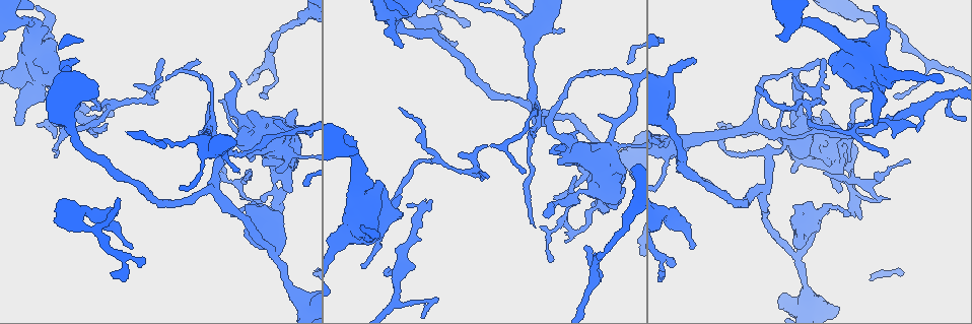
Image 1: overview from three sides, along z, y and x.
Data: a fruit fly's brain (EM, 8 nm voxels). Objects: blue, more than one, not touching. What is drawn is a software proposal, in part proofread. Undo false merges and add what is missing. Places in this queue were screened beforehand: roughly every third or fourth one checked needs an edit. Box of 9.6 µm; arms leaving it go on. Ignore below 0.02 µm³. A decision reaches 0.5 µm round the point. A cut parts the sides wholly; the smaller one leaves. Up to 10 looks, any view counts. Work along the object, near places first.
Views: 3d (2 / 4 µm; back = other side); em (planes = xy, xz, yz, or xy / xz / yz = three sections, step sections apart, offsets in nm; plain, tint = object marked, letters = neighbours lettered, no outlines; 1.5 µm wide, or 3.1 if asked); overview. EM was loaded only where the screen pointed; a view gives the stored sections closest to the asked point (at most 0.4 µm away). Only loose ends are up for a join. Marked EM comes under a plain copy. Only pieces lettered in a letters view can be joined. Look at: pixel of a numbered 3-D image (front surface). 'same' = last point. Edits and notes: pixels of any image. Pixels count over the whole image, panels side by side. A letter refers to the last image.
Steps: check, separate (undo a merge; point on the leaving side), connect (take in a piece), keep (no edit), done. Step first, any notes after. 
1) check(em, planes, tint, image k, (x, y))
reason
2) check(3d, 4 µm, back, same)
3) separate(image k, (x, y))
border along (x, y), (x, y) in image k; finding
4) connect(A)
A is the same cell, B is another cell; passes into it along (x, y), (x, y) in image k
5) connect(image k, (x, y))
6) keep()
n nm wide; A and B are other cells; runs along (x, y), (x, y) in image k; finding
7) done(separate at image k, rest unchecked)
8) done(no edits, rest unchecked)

check(em, xy, step 8, tint, image 1, (135, 84))
free end

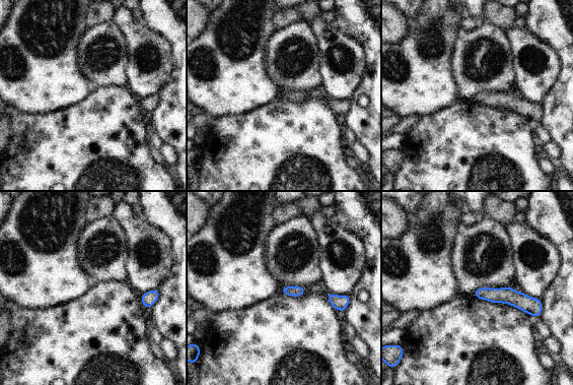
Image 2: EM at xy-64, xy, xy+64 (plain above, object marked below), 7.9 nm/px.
check(em, xz, step 4, letters, same)

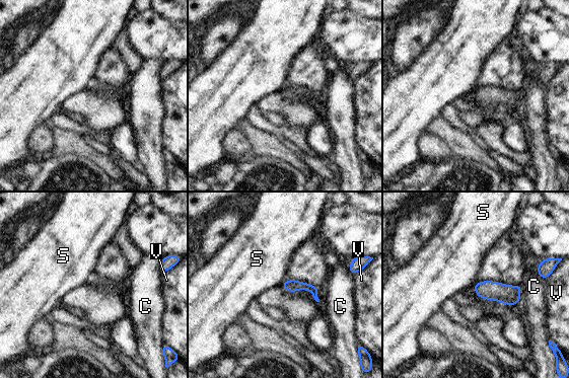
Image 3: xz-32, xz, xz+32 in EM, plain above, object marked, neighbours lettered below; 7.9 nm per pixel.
keep()
C touches over 170 nm; C, S and V are other cells; border along (285, 281), (279, 285) in image 3; none of them fits

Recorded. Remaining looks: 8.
check(em, planes, letters, image 1, (798, 137))
thin neck

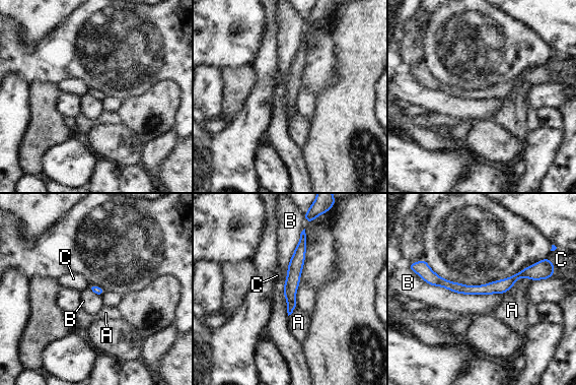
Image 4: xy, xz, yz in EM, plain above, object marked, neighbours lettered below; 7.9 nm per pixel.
keep()
A, B and C are other cells; border along (304, 228), (284, 282), (287, 315) in image 4; continuous, no second neuron

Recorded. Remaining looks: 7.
check(em, yz, step 4, letters, image 1, (131, 249))
an open end

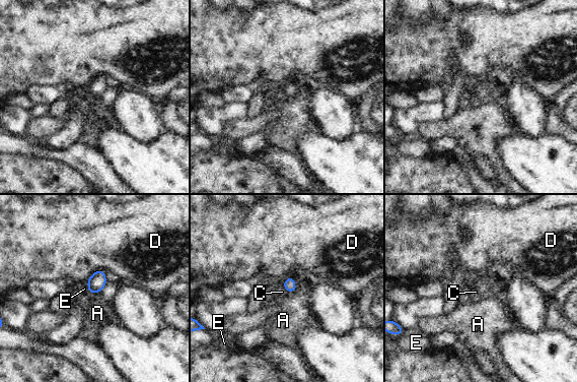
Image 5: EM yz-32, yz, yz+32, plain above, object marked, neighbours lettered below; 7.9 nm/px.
check(em, planes, letters, same)
cut it another way

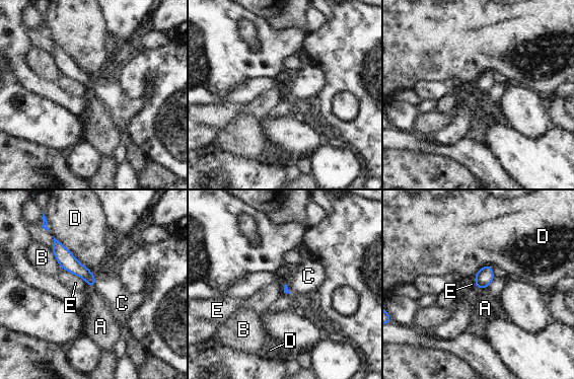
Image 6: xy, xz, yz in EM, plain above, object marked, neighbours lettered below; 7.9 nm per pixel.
connect(C)
C is the same cell, A, B, D and E are other cells; passes into it along (70, 263), (93, 285), (120, 301) in image 6; it goes on there

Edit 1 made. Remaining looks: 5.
check(overview)
redraw

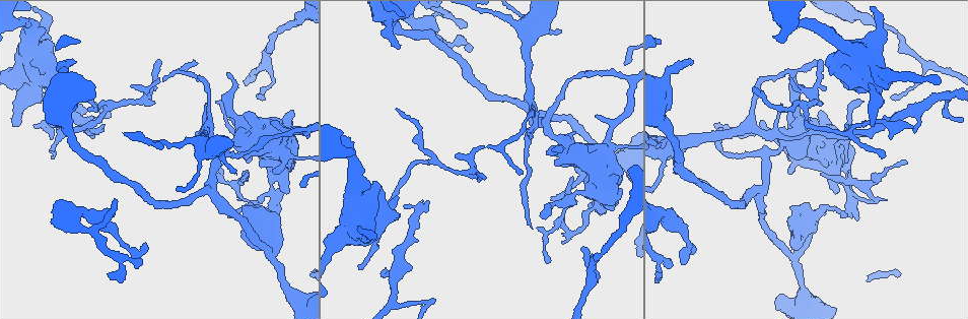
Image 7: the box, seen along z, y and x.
check(3d, 4 µm, image 7, (597, 204))
touches itself

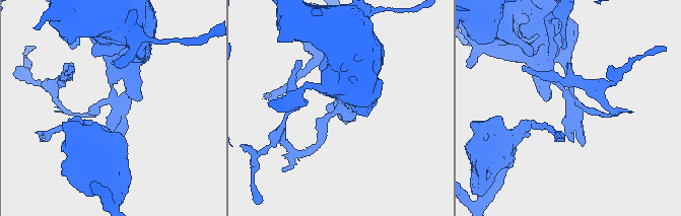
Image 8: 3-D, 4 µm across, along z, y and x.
check(em, planes, letters, image 8, (571, 100))

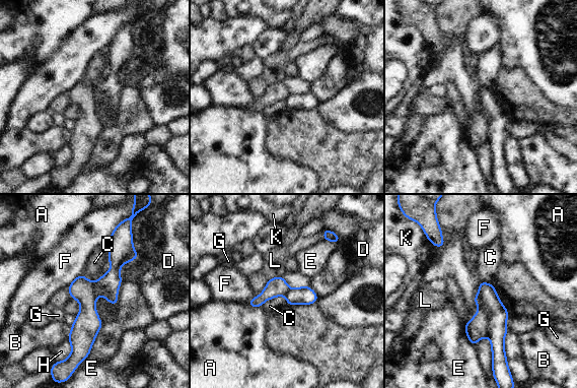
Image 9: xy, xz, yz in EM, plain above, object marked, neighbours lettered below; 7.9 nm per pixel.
separate(image 9, (478, 327))
150 nm wide; A, B, C, D, E, F, G, H, K and L are other cells; a second neuron is stuck on

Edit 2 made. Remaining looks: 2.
done(connect at image 6, separate at image 9, rest unchecked)

